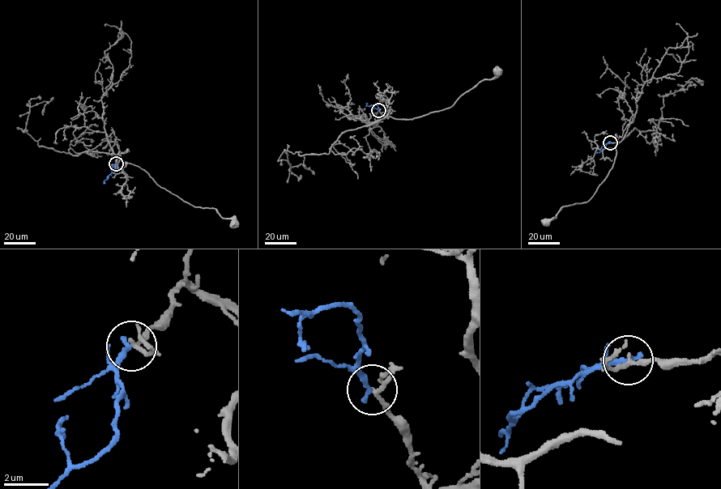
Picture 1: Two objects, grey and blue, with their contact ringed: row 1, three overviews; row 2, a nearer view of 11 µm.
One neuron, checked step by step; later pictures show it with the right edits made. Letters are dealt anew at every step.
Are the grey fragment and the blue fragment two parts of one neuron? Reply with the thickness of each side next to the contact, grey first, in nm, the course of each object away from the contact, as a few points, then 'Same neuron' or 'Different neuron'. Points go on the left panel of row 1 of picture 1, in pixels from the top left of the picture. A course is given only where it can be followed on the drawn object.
Thickness 190 nm (grey) against 280 nm. Course of grey: (116, 163), (119, 159), (137, 165), (147, 172), (158, 185), (189, 204), (216, 209), (222, 217), (235, 222). Course of blue: (116, 163), (115, 170), (105, 180), (104, 183). Same neuron

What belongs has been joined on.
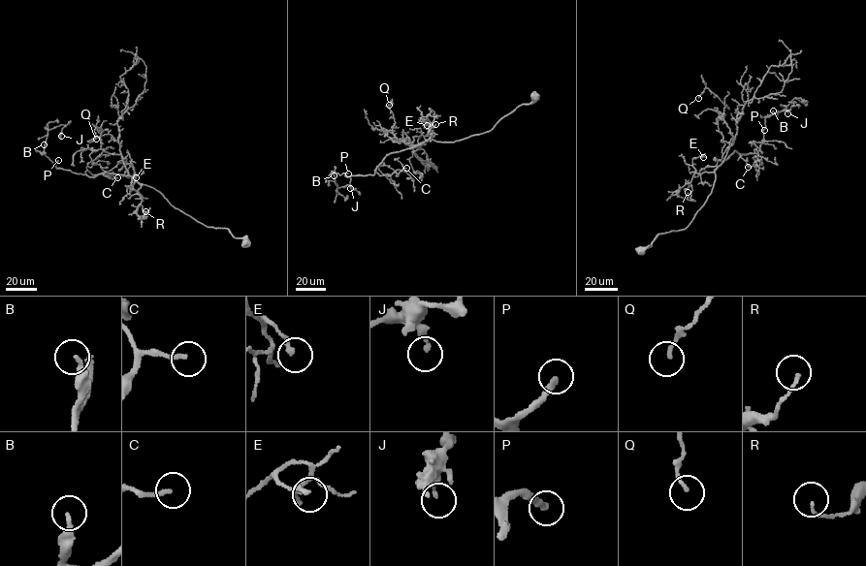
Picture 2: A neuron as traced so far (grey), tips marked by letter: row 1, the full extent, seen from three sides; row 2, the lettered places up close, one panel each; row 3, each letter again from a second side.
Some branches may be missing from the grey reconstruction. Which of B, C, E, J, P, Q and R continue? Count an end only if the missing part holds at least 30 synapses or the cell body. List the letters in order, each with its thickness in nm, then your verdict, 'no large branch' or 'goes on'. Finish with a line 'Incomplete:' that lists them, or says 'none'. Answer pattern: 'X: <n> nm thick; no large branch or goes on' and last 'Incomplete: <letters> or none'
B: 240 nm thick; no large branch
C: 180 nm thick; goes on
E: 180 nm thick; no large branch
J: 140 nm thick; no large branch
P: 280 nm thick; goes on
Q: 150 nm thick; no large branch
R: 110 nm thick; no large branch
Incomplete: C, P

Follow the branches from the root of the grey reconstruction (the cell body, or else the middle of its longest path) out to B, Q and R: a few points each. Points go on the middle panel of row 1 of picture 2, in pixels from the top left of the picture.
B: (535, 96), (490, 130), (451, 142), (428, 140), (390, 152), (373, 174), (334, 175)
Q: (535, 96), (490, 130), (412, 146), (393, 133), (389, 105)
R: (535, 96), (504, 115), (490, 130), (453, 141), (431, 139), (429, 124), (432, 128), (435, 124)

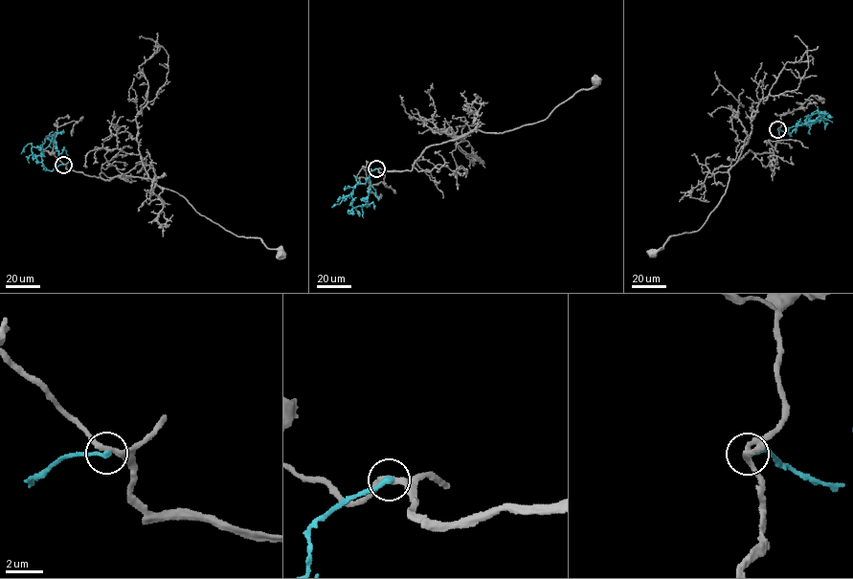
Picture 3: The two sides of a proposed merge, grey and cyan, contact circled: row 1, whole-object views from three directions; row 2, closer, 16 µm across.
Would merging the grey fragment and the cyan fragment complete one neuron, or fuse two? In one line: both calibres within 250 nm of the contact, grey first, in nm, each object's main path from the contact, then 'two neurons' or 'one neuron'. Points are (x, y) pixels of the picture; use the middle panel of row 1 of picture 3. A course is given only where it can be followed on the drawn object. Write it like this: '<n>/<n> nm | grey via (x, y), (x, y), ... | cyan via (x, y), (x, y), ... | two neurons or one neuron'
280/240 nm | grey via (376, 168), (381, 172), (411, 170), (432, 144), (477, 130), (502, 133), (543, 121), (597, 80) | cyan via (376, 168), (369, 173), (365, 184), (355, 185), (352, 194), (343, 196), (342, 201), (332, 208) | two neurons

